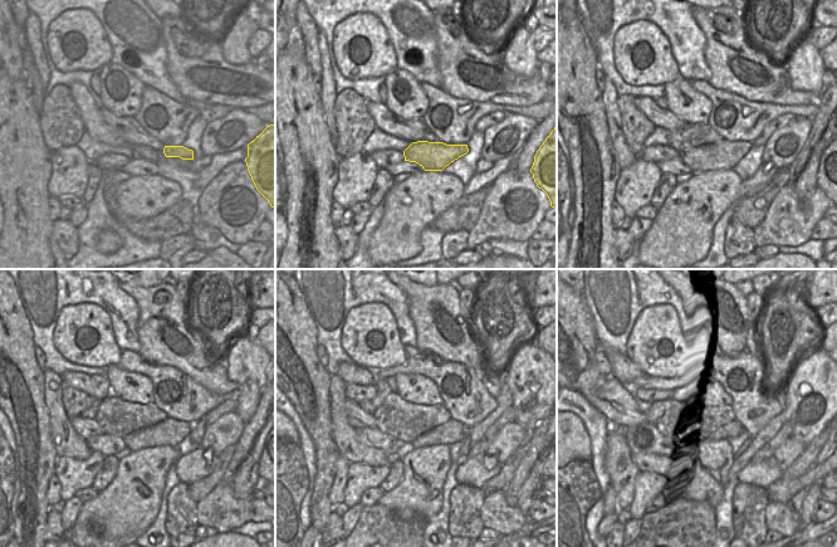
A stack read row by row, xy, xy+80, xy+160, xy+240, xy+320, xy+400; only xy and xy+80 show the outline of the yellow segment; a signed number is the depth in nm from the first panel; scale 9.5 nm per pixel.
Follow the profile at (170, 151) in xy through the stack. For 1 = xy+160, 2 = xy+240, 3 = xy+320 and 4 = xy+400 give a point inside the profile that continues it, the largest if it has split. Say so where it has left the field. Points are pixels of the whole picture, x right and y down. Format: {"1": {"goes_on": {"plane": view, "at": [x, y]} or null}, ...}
{"1": {"goes_on": {"plane": "xy+160", "at": [724, 155]}}, "2": {"goes_on": {"plane": "xy+240", "at": [171, 431]}}, "3": {"goes_on": {"plane": "xy+320", "at": [450, 431]}}, "4": {"goes_on": {"plane": "xy+400", "at": [733, 429]}}}

